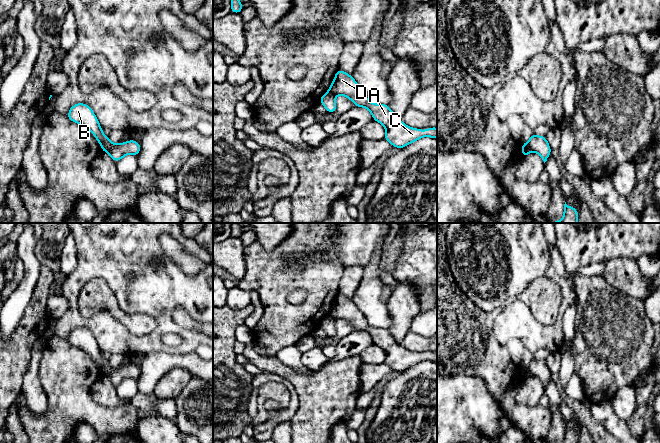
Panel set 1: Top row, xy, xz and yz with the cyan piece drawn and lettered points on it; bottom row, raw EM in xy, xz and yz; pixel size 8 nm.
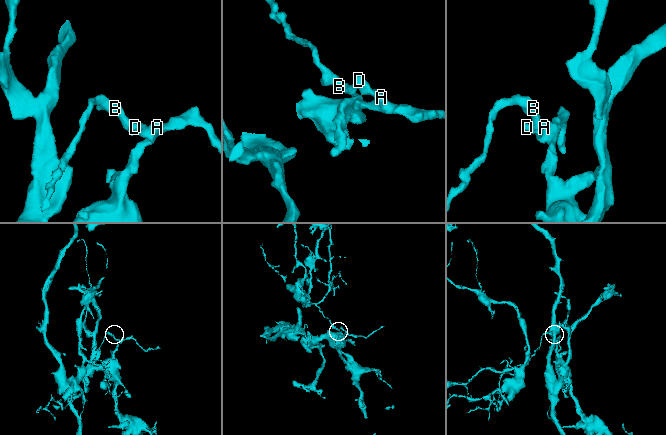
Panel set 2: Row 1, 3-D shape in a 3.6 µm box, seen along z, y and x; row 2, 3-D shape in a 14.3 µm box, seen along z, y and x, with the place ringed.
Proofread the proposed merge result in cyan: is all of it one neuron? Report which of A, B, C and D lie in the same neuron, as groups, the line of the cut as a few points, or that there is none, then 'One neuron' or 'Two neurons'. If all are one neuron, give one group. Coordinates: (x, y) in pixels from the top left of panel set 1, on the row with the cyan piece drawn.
Groups: A C D / B. Split along xy (112, 143), (105, 151). Two neurons

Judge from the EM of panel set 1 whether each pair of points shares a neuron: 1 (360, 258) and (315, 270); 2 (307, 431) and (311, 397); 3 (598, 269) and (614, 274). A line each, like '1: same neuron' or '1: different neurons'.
1: different neurons
2: same neuron
3: different neurons

